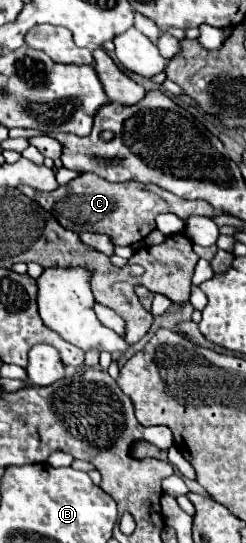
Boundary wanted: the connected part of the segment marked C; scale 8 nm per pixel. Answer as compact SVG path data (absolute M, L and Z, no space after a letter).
M84 172L76 180L68 182L66 186L58 186L54 192L38 192L30 186L20 184L18 186L28 198L36 200L44 210L52 210L52 216L68 230L74 232L96 232L96 234L106 234L112 238L116 246L132 246L140 240L144 240L154 228L156 228L156 216L162 212L176 214L184 224L188 224L190 216L220 216L224 210L212 208L204 200L184 200L174 196L172 192L166 192L162 188L156 188L152 184L142 184L142 182L120 182L112 184L96 174Z

